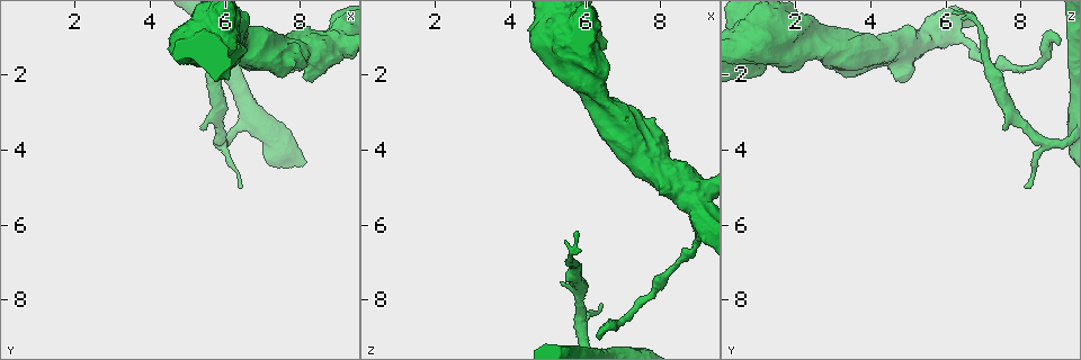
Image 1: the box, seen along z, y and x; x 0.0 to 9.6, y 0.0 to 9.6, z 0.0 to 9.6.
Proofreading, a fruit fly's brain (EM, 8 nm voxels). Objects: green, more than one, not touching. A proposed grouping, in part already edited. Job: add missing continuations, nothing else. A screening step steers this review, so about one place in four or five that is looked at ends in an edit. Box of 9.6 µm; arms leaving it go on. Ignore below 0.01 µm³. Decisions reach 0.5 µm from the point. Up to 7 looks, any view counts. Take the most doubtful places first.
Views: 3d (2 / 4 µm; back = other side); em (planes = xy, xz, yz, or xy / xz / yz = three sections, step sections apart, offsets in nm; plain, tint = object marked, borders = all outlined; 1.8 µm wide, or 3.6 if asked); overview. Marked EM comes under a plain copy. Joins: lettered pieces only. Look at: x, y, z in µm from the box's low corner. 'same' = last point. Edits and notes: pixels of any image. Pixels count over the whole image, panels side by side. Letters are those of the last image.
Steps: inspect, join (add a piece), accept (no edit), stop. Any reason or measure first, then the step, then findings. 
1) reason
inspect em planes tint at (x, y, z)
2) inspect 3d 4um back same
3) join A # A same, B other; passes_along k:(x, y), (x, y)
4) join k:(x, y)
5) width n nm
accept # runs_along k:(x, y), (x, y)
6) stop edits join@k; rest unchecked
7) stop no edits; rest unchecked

sharp bend
inspect em planes borders at (6.50, 1.05, 8.70)

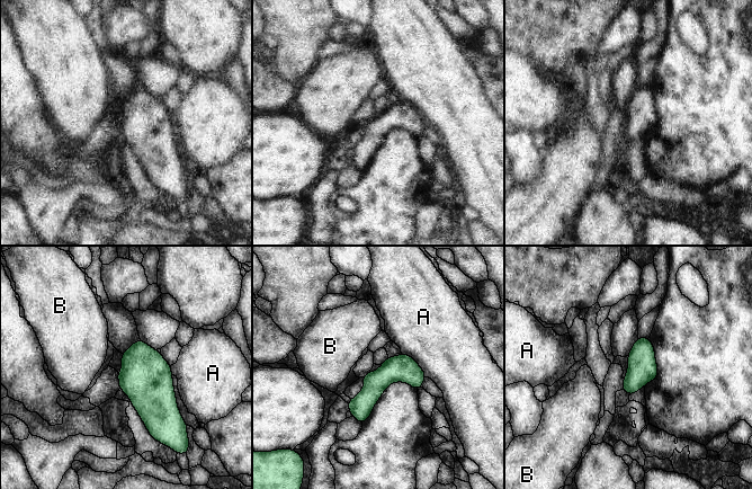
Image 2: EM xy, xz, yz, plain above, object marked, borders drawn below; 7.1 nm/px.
accept # A other, B other; border 2:(402, 353), (410, 356), (427, 376); none of them fits

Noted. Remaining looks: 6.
an open end
inspect em planes tint at (5.40, 3.50, 7.60)

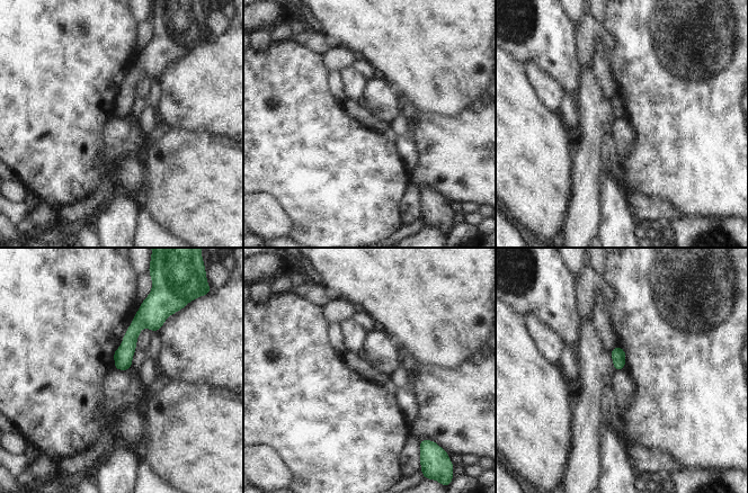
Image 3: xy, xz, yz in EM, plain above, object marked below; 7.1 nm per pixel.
inspect em planes borders same

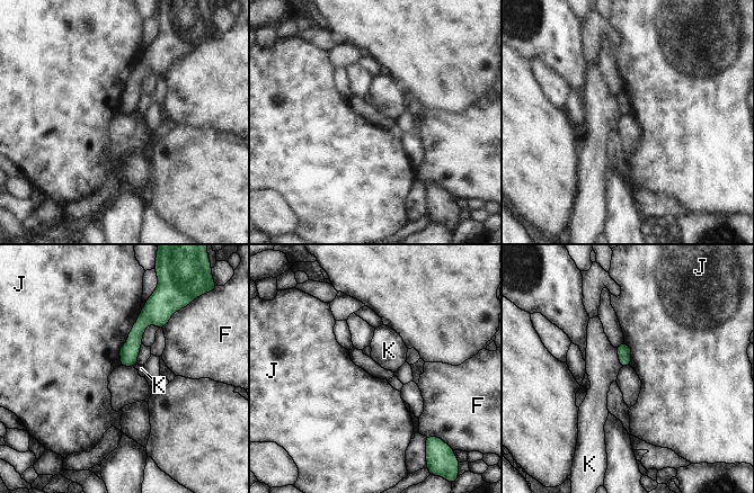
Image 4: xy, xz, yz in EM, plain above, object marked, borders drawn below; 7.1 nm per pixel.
longest_contact J 440 nm
accept # F other, J other, K other; runs_along 4:(166, 319), (149, 319), (136, 331), (123, 362); no lettered piece goes on from it

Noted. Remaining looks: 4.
calibre changes
inspect em planes borders at (5.55, 0.70, 6.90)

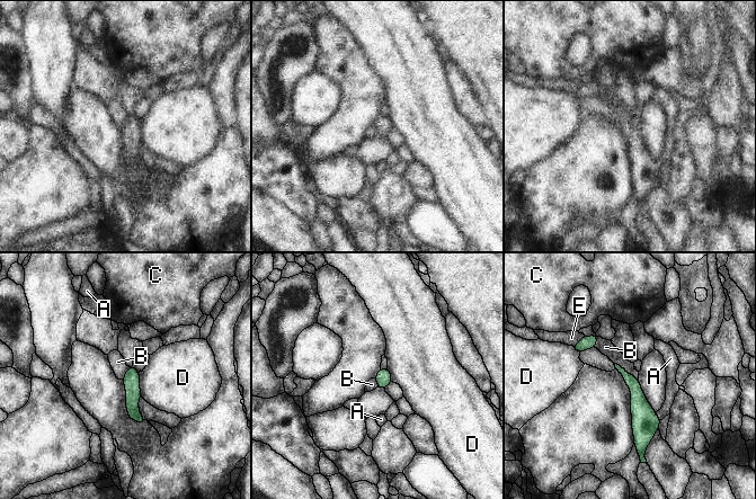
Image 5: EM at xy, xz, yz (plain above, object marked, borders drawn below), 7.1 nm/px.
longest_contact B 200 nm
join A # A same, B other, C other, D other, E other; it goes on there

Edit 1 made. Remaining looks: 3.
stop edits join@5; rest unchecked

